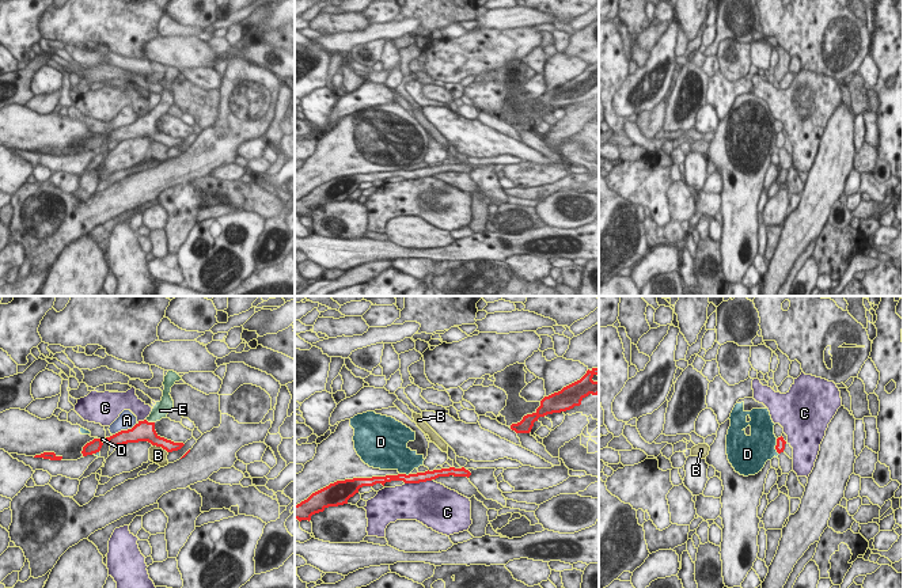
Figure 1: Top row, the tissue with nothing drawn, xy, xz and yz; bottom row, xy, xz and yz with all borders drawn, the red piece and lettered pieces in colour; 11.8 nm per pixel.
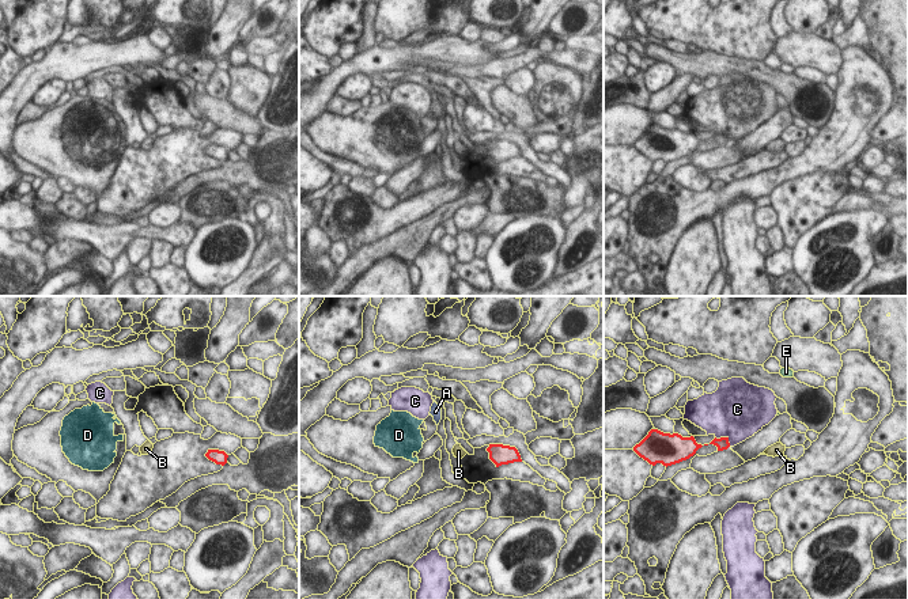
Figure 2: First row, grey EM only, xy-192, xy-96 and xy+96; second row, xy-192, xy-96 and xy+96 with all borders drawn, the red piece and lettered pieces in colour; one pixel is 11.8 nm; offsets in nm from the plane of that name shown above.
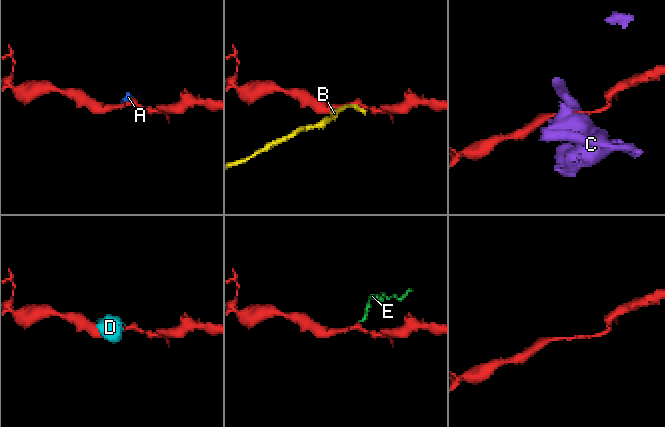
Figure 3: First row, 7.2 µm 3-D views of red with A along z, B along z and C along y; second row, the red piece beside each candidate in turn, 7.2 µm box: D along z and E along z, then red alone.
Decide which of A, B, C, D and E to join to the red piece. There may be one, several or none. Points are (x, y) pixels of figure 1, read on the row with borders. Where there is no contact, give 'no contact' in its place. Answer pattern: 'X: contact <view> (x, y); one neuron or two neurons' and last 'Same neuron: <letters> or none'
A: contact xy (124, 431); two neurons
B: contact xy (160, 446); two neurons
C: contact xz (417, 482); two neurons
D: contact yz (776, 447); two neurons
E: contact xy (150, 423); one neuron
Same neuron: E

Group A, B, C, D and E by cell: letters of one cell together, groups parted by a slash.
A C / B / D / E

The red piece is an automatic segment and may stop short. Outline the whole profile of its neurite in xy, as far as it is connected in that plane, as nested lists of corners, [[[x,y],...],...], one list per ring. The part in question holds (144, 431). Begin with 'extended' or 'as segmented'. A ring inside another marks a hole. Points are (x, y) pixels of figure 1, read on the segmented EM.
extended; [[[168,371],[163,382],[164,390],[162,401],[156,402],[151,414],[144,421],[139,421],[132,429],[121,430],[110,437],[106,437],[105,441],[107,441],[110,447],[118,447],[128,443],[148,441],[152,445],[162,447],[167,452],[181,449],[185,445],[183,443],[174,443],[160,437],[155,430],[155,422],[166,418],[168,411],[174,409],[174,401],[170,392],[171,387],[181,379],[182,378],[177,372]]]

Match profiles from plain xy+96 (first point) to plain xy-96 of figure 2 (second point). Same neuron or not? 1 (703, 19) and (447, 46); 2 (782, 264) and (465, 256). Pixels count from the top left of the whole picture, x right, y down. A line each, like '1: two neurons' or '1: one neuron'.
1: two neurons
2: two neurons

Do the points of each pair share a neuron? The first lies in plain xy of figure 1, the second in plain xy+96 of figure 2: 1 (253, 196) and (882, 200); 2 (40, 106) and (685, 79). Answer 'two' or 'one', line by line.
1: one
2: one

